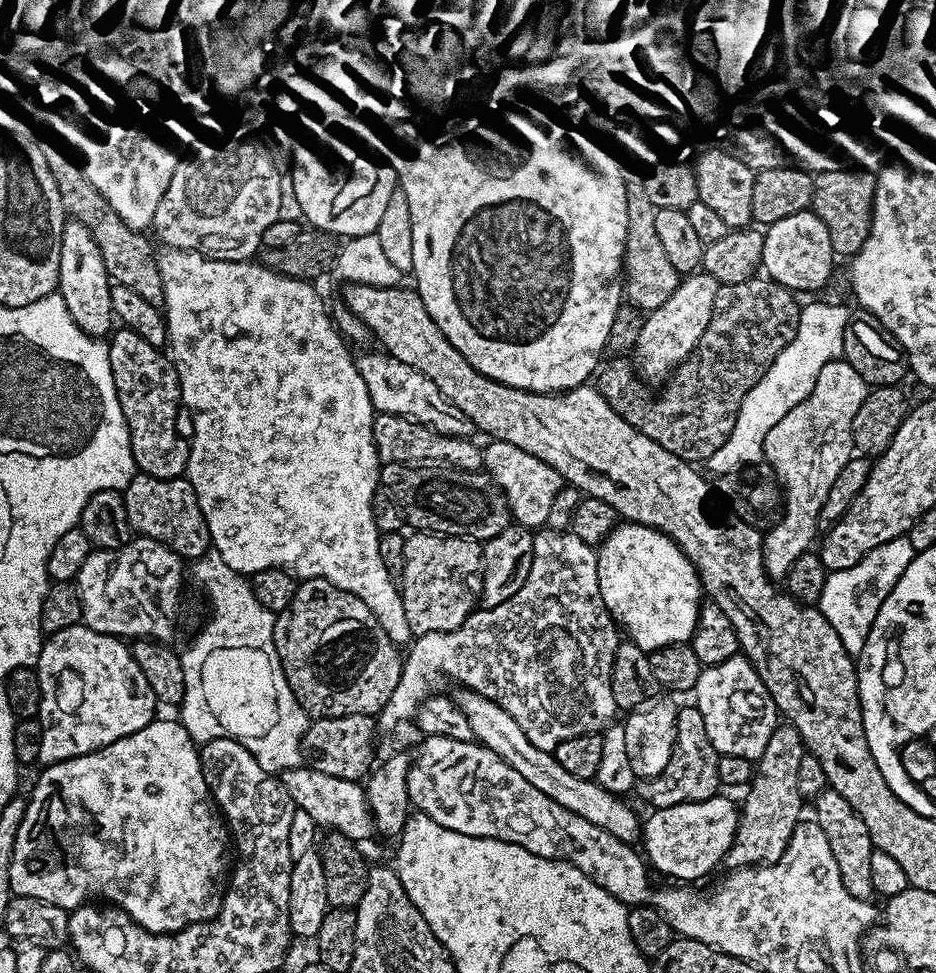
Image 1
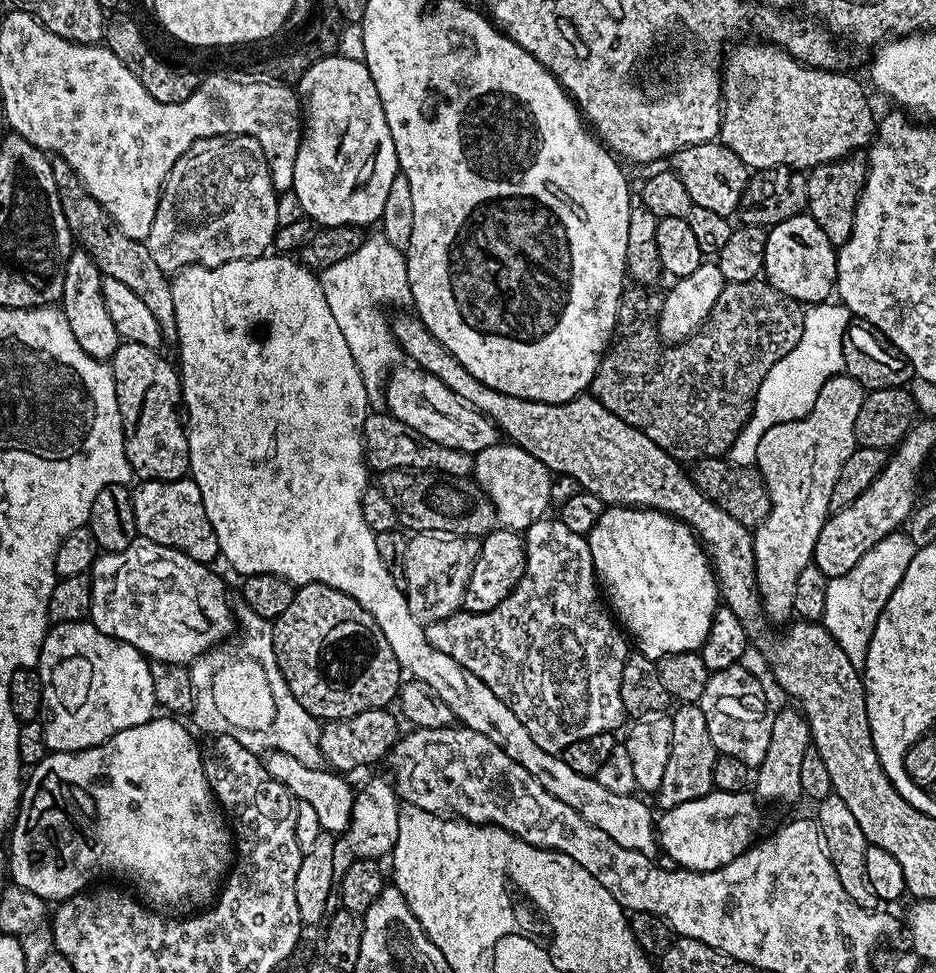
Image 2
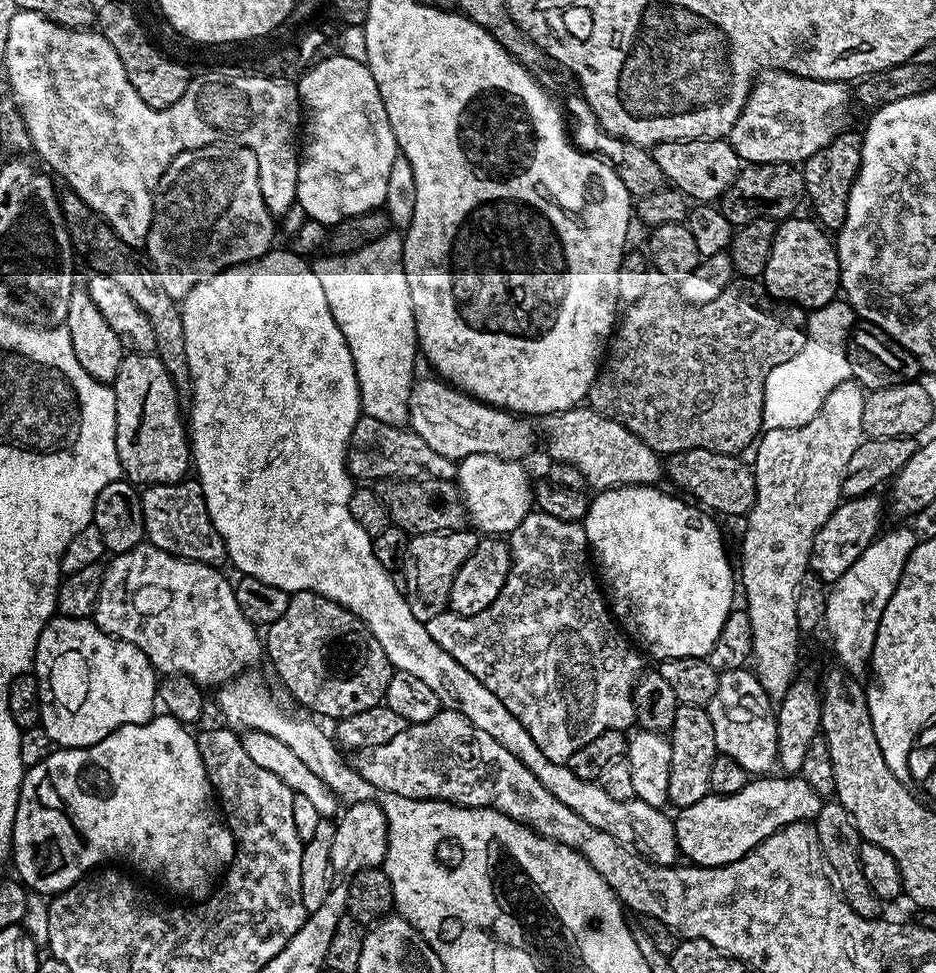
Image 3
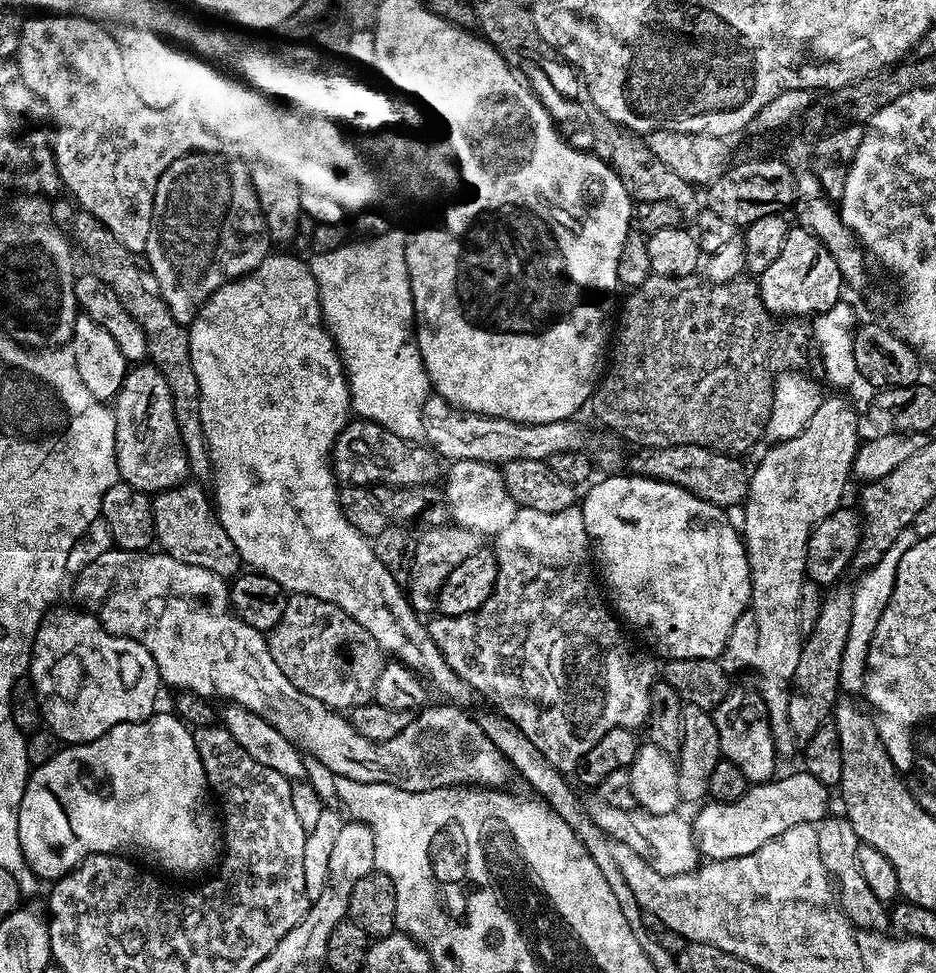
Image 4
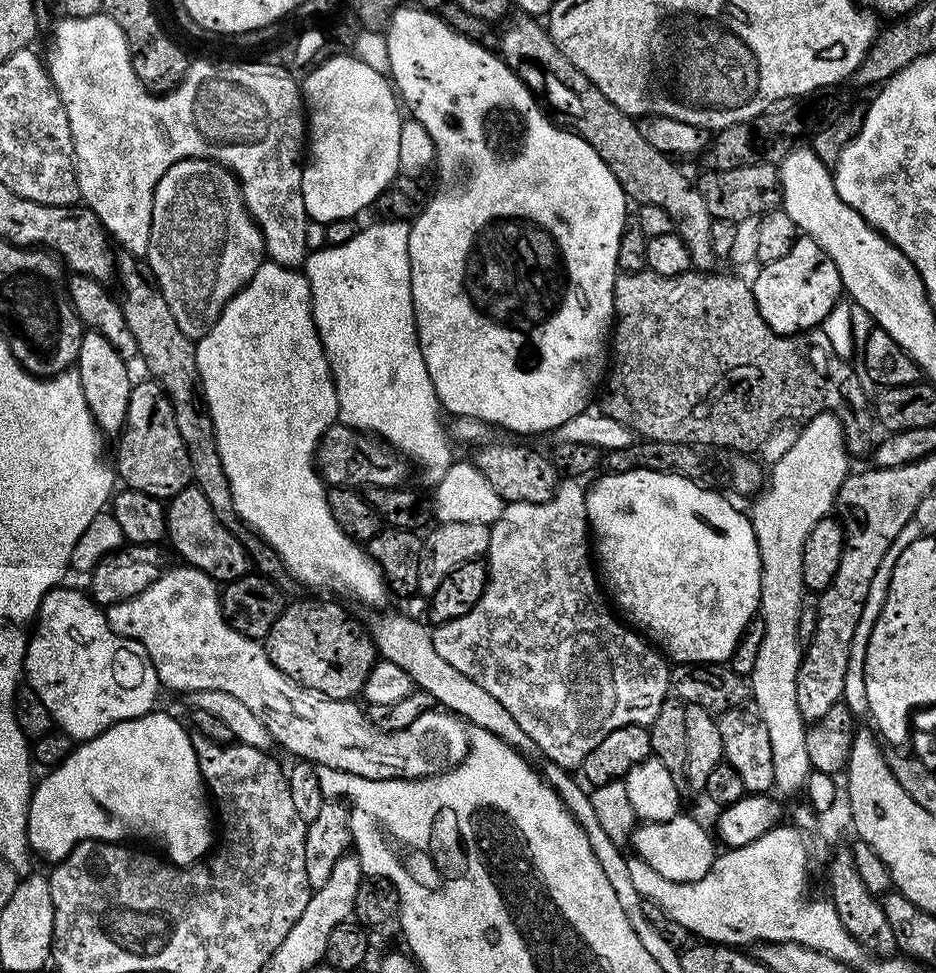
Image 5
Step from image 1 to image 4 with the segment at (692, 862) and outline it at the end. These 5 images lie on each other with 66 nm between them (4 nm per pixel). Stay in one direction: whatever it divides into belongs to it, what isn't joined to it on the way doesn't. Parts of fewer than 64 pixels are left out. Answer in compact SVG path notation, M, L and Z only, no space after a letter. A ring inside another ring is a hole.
M797 770L789 776L782 776L769 780L767 784L751 785L742 798L729 804L705 803L705 808L692 820L697 853L708 860L742 858L746 854L754 854L758 846L778 838L778 834L786 834L790 826L815 826L829 815L830 789L818 782L814 774Z

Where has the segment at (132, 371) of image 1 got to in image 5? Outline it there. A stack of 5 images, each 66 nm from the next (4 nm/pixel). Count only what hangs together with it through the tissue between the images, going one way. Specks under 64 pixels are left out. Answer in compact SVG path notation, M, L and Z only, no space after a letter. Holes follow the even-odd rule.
M144 378L141 384L140 381L133 383L126 422L118 439L120 445L116 448L114 468L127 487L151 496L171 498L193 483L190 458L182 434L178 434L178 422L174 422L172 403L155 380Z

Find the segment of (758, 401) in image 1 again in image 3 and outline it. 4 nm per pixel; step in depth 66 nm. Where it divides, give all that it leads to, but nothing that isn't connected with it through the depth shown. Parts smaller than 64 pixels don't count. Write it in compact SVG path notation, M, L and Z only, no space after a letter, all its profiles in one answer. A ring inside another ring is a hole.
M840 298L815 309L807 317L806 339L798 354L774 366L774 370L770 370L770 374L764 379L762 422L765 426L806 426L806 422L810 422L810 418L814 418L814 414L822 410L826 394L830 394L834 386L852 379L848 361L848 337L853 327L852 308Z

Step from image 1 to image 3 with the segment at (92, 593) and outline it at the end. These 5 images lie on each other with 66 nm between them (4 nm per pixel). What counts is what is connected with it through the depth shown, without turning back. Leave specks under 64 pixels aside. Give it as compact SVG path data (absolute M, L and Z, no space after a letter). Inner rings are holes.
M147 542L111 559L98 590L94 622L114 639L138 646L157 673L188 676L201 686L224 686L262 660L261 633L259 636L257 625L242 614L233 581L228 581L219 567L180 560Z

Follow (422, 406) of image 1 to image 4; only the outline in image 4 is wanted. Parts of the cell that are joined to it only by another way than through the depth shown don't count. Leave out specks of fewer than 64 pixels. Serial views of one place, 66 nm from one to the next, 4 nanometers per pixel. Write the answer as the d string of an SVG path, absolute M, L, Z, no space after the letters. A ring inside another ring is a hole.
M435 394L429 395L422 410L423 439L437 456L448 462L477 460L497 466L506 465L518 458L548 461L559 452L581 451L585 447L588 432L578 421L579 419L573 418L558 422L523 424L497 416L483 416L478 412L465 412Z

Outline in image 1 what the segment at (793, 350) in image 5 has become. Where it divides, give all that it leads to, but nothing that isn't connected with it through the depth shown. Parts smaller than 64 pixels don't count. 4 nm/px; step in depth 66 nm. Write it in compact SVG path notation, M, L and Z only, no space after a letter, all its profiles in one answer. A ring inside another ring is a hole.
M767 278L720 285L714 298L710 326L706 326L696 349L668 377L661 396L652 396L648 389L651 387L637 375L627 359L612 358L607 361L609 364L605 363L598 372L598 387L602 398L606 398L606 402L610 402L613 410L626 422L630 422L630 426L646 434L646 438L658 442L658 446L670 450L670 454L689 462L707 462L714 450L721 448L726 438L730 438L746 394L754 390L762 374L770 370L774 358L778 358L778 354L782 354L782 350L786 350L786 346L794 338L801 310L801 305L796 304L796 300L797 297L790 289L783 288Z

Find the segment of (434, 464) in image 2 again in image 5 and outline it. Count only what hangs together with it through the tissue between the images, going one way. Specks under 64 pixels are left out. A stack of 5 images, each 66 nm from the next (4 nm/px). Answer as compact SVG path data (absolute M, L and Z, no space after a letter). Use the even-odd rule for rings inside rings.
M337 422L324 431L314 457L316 471L325 485L333 488L398 488L405 483L410 464L391 444L361 432L359 428L349 428Z

